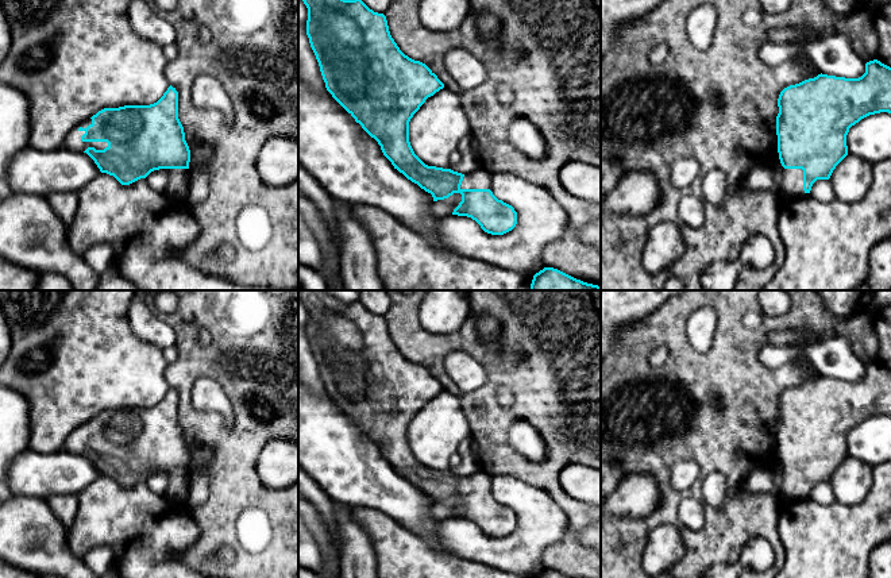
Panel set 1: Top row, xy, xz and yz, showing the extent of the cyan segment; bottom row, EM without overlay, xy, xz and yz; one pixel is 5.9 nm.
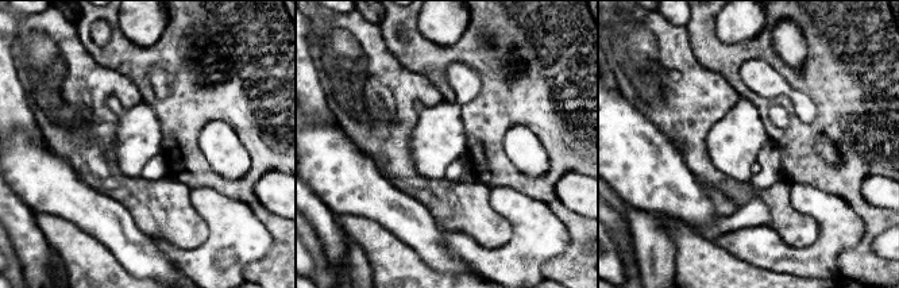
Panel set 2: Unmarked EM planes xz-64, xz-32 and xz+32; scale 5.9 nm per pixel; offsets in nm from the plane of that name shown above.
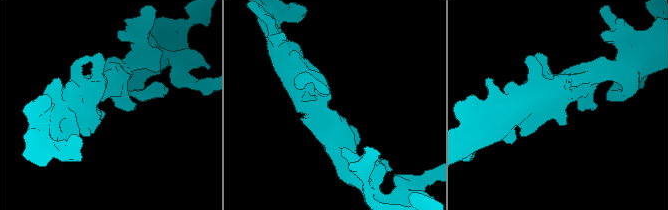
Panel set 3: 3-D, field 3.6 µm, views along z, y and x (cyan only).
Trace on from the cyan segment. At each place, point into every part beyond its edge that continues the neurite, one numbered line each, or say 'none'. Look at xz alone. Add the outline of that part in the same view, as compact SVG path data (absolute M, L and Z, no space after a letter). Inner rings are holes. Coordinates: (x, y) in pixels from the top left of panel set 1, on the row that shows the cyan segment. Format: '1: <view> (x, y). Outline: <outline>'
1: xz (479, 178). Outline: M477 169L470 174L464 174L460 189L490 189L491 173L485 169Z

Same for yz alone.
1: yz (793, 178). Outline: M783 167L783 181L779 192L786 197L810 196L810 193L803 190L803 170Z

